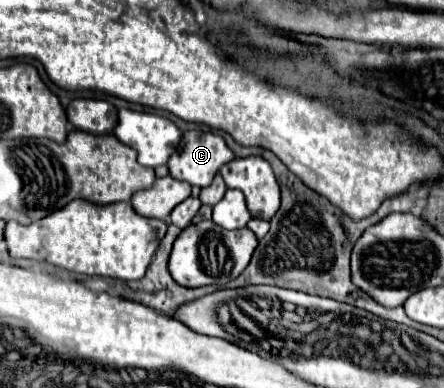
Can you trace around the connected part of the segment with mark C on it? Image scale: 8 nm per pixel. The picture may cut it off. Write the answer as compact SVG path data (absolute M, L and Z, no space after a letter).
M188 131L182 137L178 151L170 157L170 175L190 185L208 187L218 169L234 159L226 141L208 131Z

